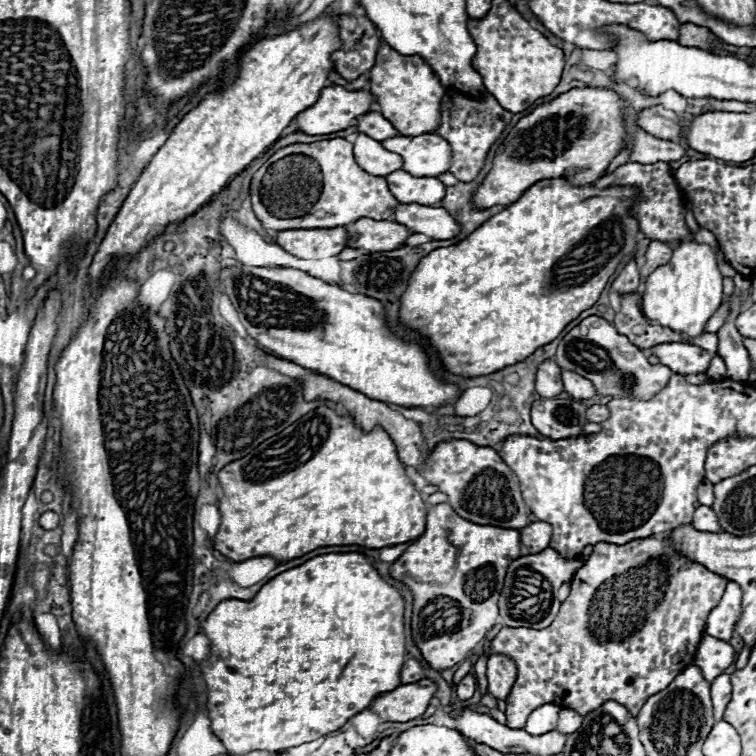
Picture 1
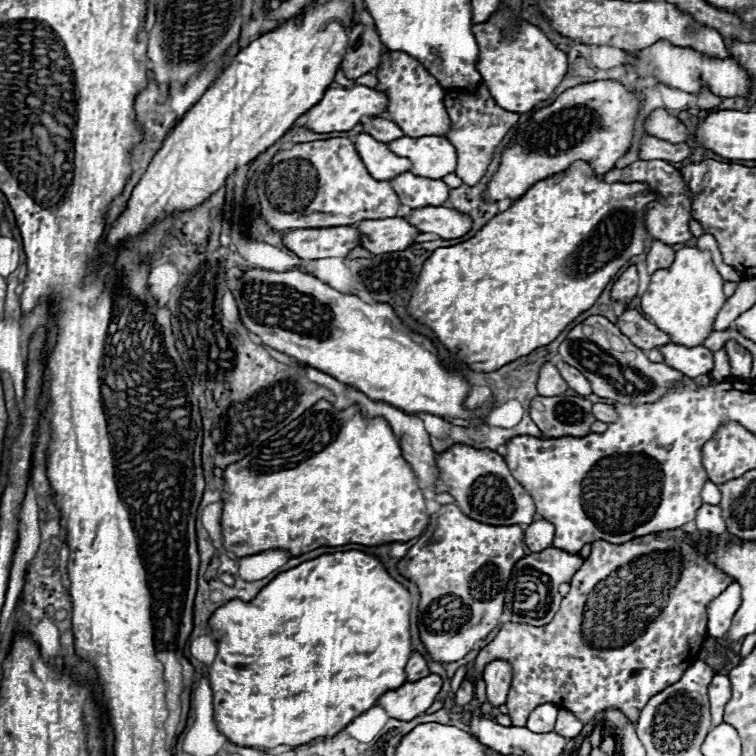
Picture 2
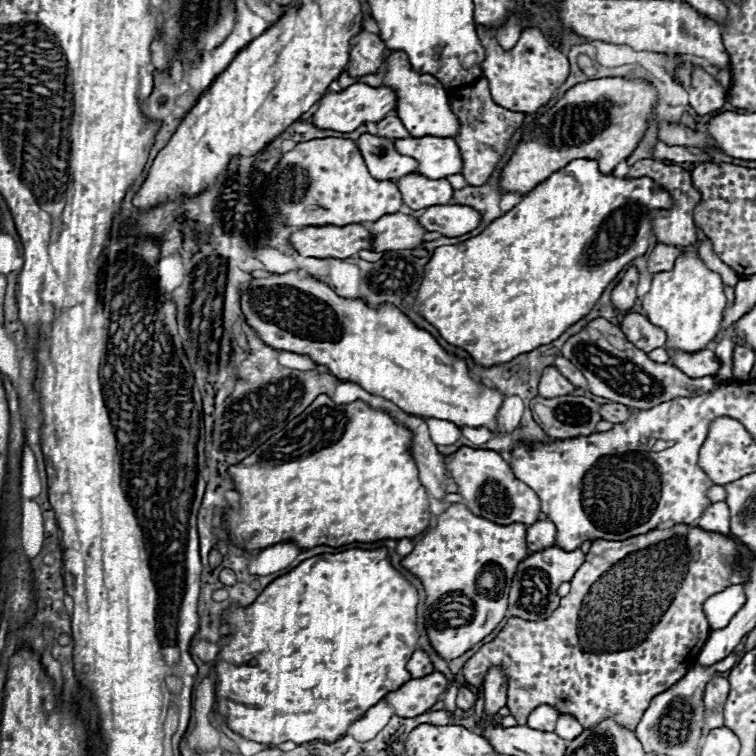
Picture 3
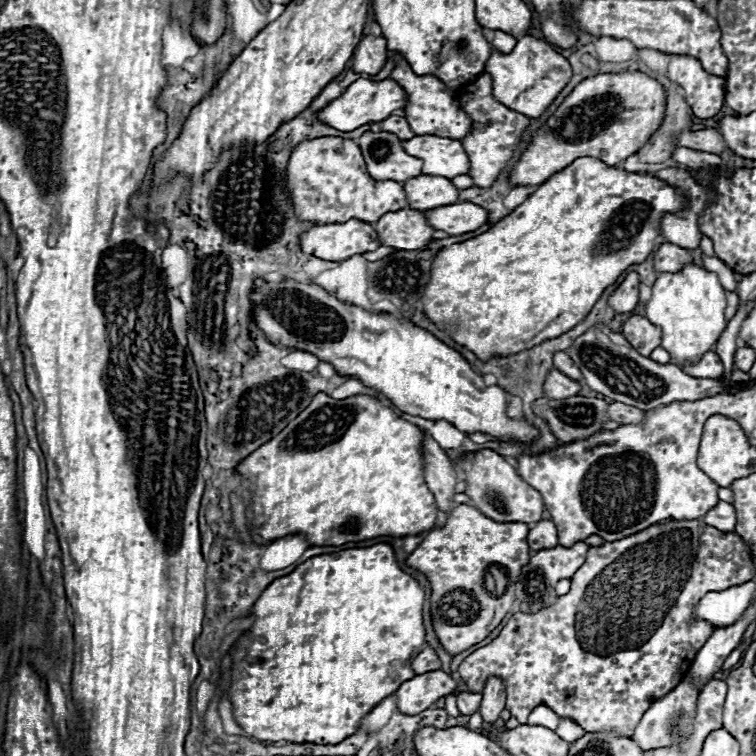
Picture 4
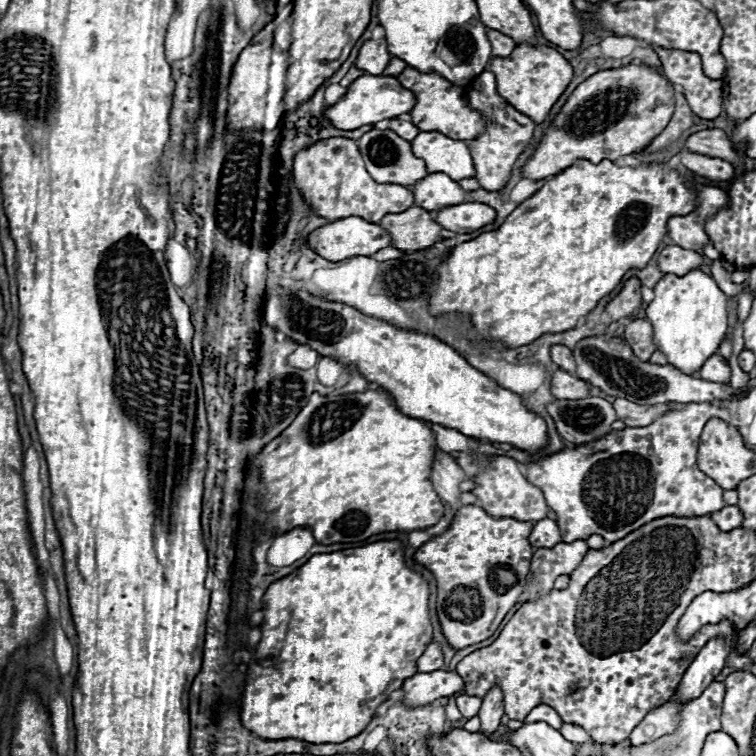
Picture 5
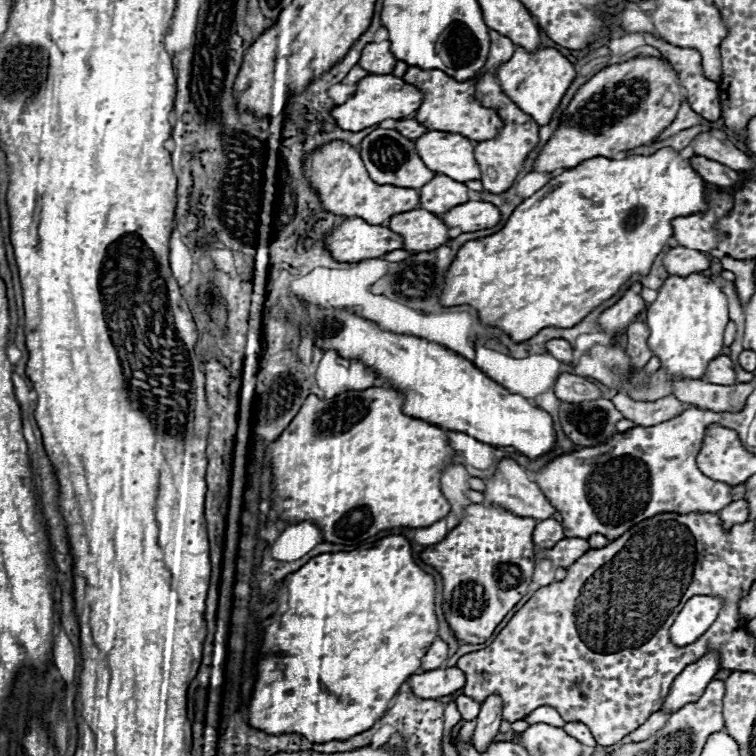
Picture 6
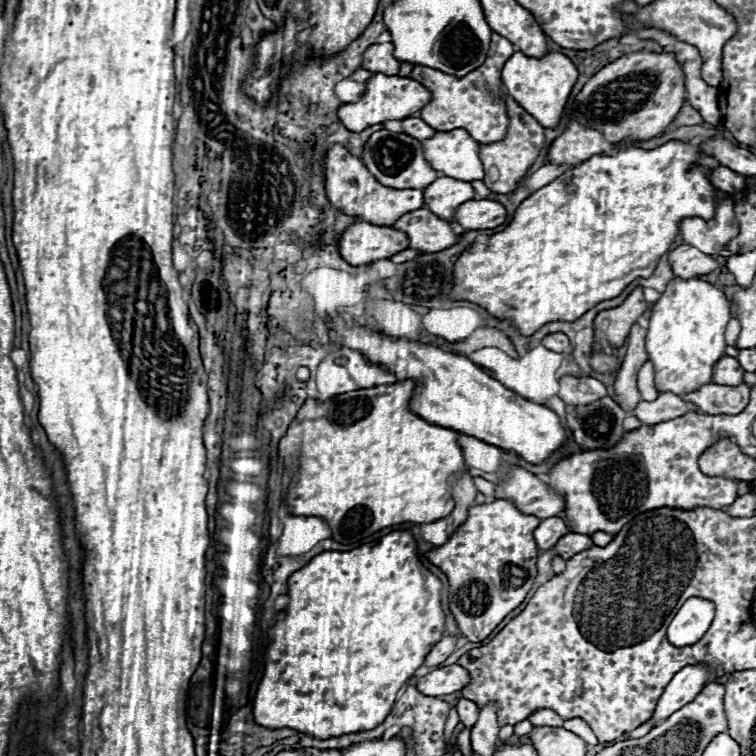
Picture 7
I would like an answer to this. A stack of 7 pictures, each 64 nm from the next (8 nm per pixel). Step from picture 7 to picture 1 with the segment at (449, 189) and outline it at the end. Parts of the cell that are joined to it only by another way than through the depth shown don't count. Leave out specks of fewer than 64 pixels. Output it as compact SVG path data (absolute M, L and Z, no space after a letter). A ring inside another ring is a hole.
M404 170L388 174L388 188L398 202L416 202L420 206L438 204L444 198L444 184L438 178L414 178Z

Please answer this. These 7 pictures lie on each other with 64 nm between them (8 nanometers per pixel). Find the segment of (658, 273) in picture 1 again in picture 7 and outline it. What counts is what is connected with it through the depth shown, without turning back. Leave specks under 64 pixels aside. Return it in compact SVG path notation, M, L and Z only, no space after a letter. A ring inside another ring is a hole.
M674 278L660 294L658 302L654 304L646 334L646 352L656 368L656 378L654 378L656 388L660 392L684 394L684 390L696 390L696 386L702 386L704 382L712 382L712 366L724 356L724 348L726 348L724 328L728 320L730 320L730 308L722 290L700 278L688 278L688 280Z

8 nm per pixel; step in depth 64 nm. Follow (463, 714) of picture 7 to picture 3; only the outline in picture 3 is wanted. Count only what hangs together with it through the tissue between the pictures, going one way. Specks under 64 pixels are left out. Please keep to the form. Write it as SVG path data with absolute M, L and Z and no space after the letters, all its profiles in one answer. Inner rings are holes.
M464 686L464 688L460 688L458 690L458 698L456 698L456 706L458 708L462 708L462 710L468 710L470 706L474 706L474 702L476 702L476 692L470 688L470 686Z

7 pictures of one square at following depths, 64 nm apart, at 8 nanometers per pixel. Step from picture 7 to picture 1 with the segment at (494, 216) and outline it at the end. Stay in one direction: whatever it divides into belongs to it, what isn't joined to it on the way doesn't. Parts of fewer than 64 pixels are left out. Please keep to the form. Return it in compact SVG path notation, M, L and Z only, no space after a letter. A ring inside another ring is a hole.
M396 204L392 220L406 226L412 234L424 234L436 240L448 240L460 232L456 220L444 208L434 206Z

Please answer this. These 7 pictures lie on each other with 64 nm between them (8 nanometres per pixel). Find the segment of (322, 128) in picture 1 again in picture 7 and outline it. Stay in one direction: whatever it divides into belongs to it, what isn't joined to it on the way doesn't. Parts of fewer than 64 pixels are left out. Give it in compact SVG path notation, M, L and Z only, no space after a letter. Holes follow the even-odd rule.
M374 74L370 80L366 80L366 88L360 100L342 104L338 108L338 118L350 132L362 132L368 126L382 124L386 120L404 120L414 112L420 112L428 102L430 102L430 92L424 86L420 86L420 82L400 76Z

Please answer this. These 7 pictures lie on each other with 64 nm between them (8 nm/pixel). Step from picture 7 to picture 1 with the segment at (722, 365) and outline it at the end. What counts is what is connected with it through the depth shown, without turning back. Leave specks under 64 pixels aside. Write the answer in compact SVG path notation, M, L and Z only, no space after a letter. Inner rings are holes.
M662 342L648 348L650 354L658 356L660 364L668 366L676 374L700 374L710 364L710 354L694 344L686 342Z

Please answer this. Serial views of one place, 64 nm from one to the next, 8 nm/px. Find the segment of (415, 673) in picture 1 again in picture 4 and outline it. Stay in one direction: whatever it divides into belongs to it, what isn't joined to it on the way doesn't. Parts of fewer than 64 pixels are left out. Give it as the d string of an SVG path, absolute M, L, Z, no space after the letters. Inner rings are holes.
M424 648L414 660L412 660L412 670L416 674L426 674L426 672L434 672L440 668L440 662L434 654L432 648Z

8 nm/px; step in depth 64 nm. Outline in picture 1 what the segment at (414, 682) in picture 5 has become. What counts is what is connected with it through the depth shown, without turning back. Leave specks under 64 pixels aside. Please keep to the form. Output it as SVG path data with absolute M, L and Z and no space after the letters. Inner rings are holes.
M418 680L414 684L404 684L392 692L384 692L372 700L370 710L378 714L384 722L408 722L422 716L436 692L432 680Z

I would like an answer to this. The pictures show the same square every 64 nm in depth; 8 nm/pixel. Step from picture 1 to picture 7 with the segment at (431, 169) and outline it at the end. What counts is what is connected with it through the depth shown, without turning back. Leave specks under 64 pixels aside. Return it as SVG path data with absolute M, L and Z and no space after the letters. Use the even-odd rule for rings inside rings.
M464 130L436 132L432 138L422 140L422 152L430 166L444 176L462 182L484 178L478 150L480 144Z

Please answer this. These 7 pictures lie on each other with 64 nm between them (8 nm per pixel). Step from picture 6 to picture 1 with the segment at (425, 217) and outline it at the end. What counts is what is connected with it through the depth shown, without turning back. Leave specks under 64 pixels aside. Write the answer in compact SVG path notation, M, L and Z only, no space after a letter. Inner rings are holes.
M360 218L348 226L348 248L358 250L396 250L396 246L404 246L406 238L412 234L404 226L390 220L370 220Z

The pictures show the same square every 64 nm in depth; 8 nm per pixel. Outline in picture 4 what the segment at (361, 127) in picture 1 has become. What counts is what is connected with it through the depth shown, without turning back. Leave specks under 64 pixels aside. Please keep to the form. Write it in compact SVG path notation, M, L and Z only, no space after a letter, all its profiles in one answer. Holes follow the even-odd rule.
M388 116L386 120L382 120L382 132L390 132L400 140L408 140L414 136L408 122L402 116Z

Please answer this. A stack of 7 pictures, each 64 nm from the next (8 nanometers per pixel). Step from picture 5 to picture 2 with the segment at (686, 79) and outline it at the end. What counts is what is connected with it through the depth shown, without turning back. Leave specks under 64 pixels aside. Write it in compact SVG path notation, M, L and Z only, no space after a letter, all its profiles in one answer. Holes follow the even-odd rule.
M704 90L704 92L700 92L700 94L696 94L698 96L698 104L700 104L700 108L702 110L710 110L710 108L716 108L720 102L722 102L722 98L716 98L712 92L708 92L708 90Z

